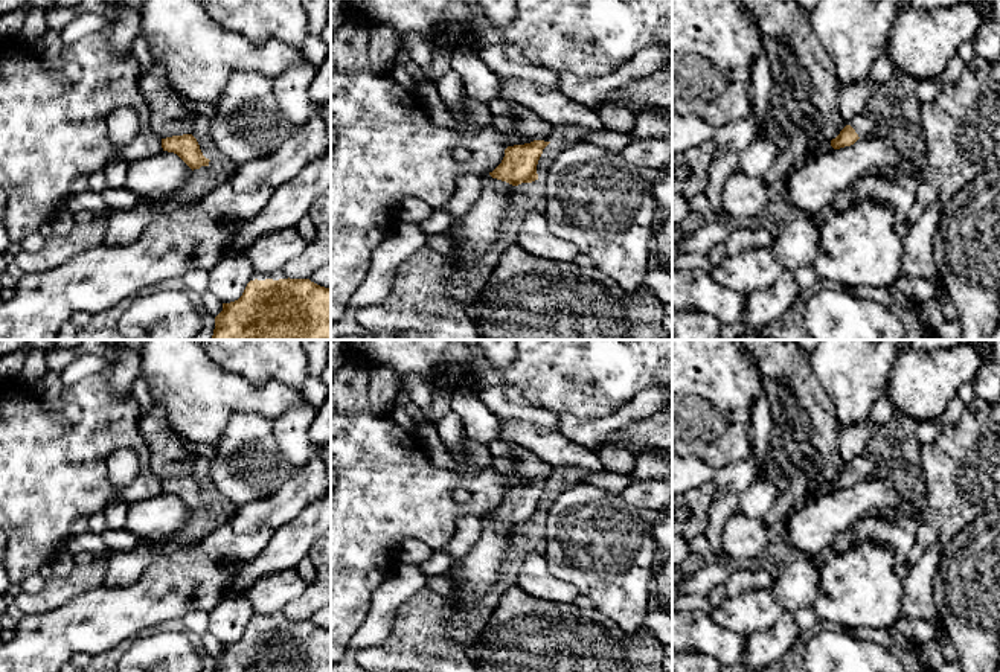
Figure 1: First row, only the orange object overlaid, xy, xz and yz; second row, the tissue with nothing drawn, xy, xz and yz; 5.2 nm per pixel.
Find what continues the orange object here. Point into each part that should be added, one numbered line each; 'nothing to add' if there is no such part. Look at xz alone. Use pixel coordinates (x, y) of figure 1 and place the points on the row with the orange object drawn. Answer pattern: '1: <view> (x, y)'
nothing to add

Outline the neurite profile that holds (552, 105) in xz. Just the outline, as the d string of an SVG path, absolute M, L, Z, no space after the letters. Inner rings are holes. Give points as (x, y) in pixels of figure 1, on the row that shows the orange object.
M500 78L498 99L523 105L558 133L591 134L607 131L595 108L575 102L558 88Z

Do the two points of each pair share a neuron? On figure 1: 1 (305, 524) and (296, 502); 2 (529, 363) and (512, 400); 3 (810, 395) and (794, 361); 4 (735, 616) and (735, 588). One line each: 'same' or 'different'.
1: different
2: different
3: same
4: different

